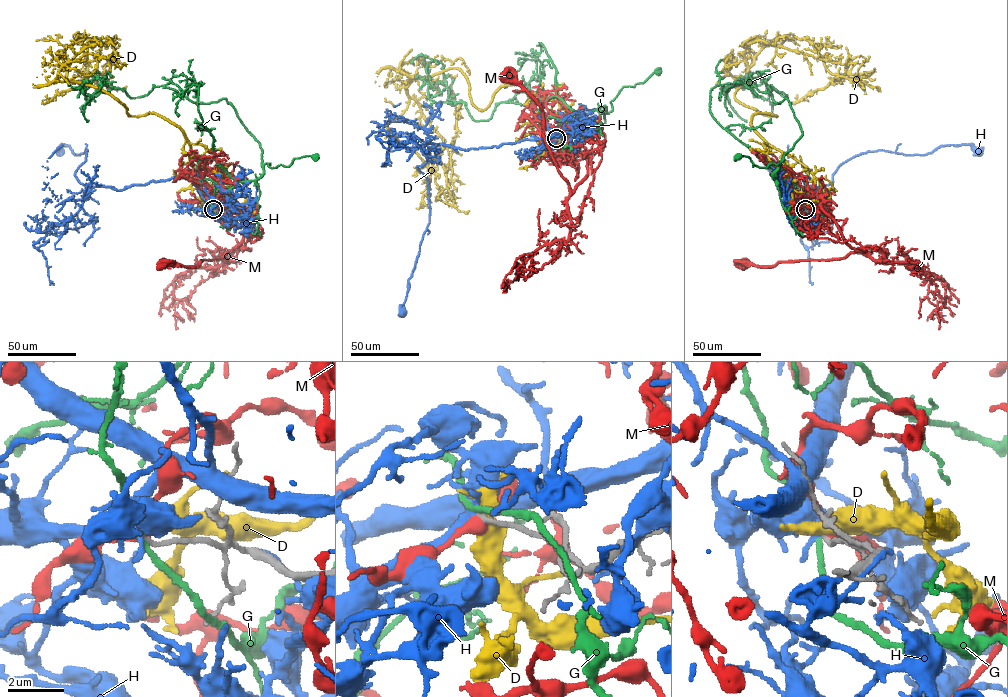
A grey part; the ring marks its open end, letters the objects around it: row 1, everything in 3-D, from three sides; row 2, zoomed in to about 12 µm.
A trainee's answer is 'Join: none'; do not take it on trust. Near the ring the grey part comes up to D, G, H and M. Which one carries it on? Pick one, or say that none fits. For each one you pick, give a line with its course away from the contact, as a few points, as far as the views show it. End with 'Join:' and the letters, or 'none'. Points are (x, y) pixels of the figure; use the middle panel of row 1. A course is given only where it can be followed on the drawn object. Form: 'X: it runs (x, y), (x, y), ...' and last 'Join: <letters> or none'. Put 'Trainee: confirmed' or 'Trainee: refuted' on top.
Trainee: confirmed
Join: none

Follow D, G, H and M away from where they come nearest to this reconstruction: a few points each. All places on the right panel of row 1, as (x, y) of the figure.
D: (805, 209), (751, 124), (776, 116), (734, 93), (782, 37), (872, 86), (837, 76), (792, 103)
G: (805, 210), (794, 188), (781, 188), (782, 183), (773, 178), (779, 163), (752, 167), (749, 157), (737, 156)
H: (805, 209), (807, 177), (815, 190), (828, 185), (861, 154), (966, 144), (979, 152)
M: (805, 209), (810, 204), (806, 199), (821, 198), (821, 207), (842, 238), (859, 251), (769, 266), (745, 262)

